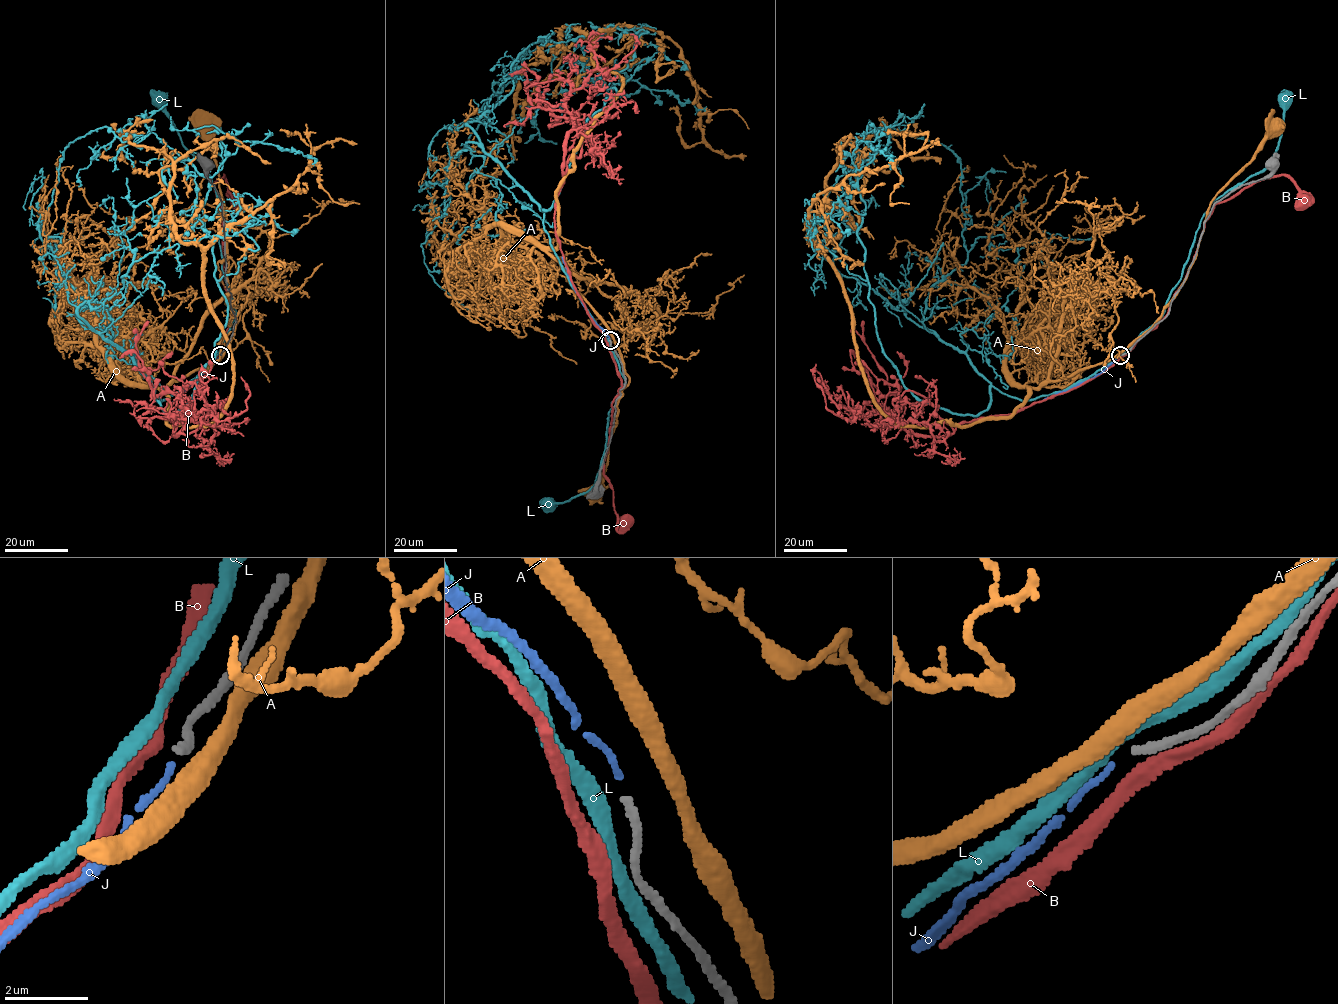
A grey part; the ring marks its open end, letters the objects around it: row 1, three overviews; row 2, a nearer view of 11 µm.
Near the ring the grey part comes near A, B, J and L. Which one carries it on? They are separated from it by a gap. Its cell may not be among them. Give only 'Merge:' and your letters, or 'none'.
Merge: J

